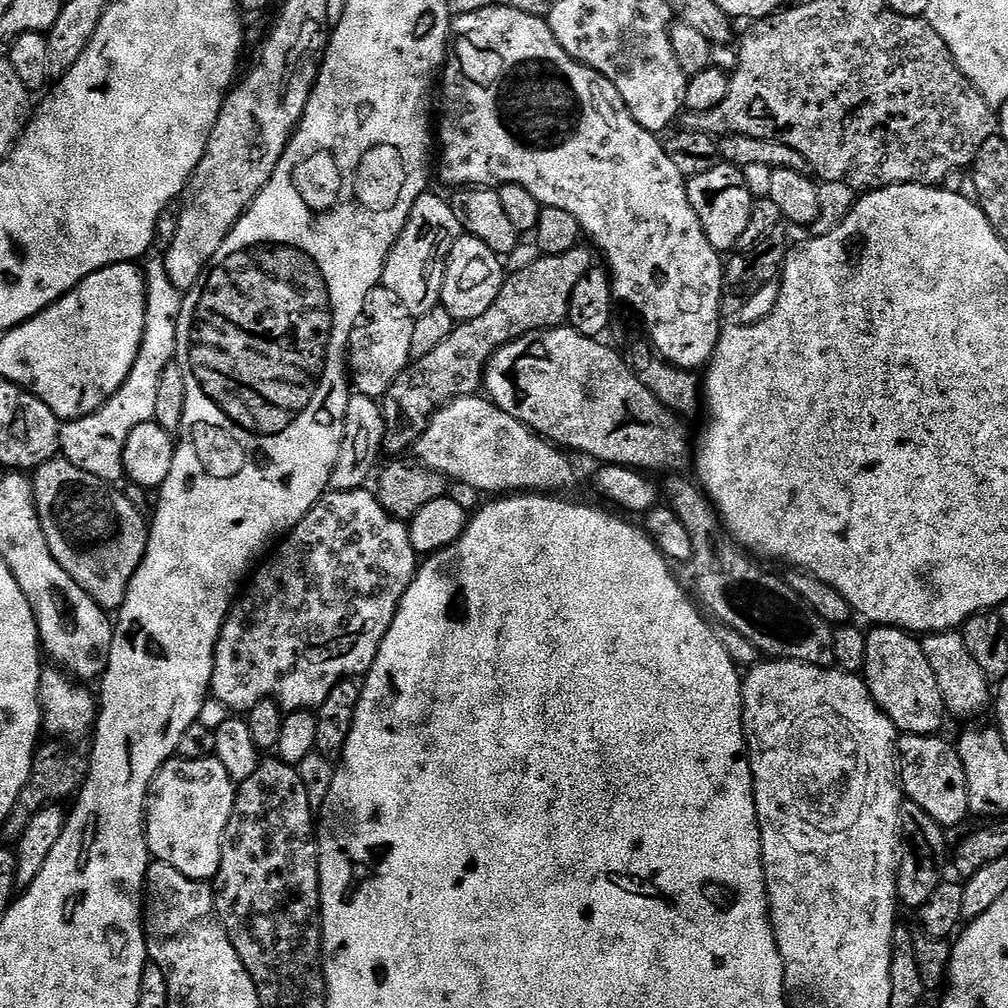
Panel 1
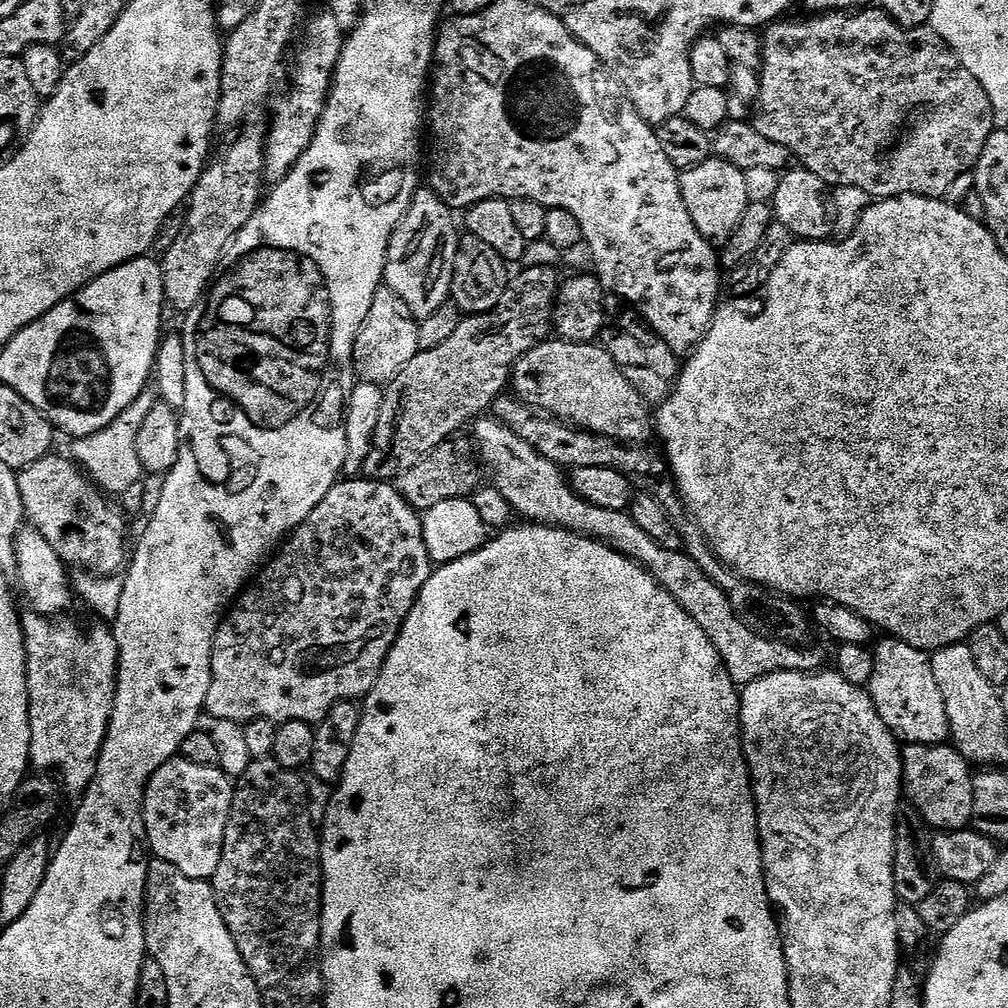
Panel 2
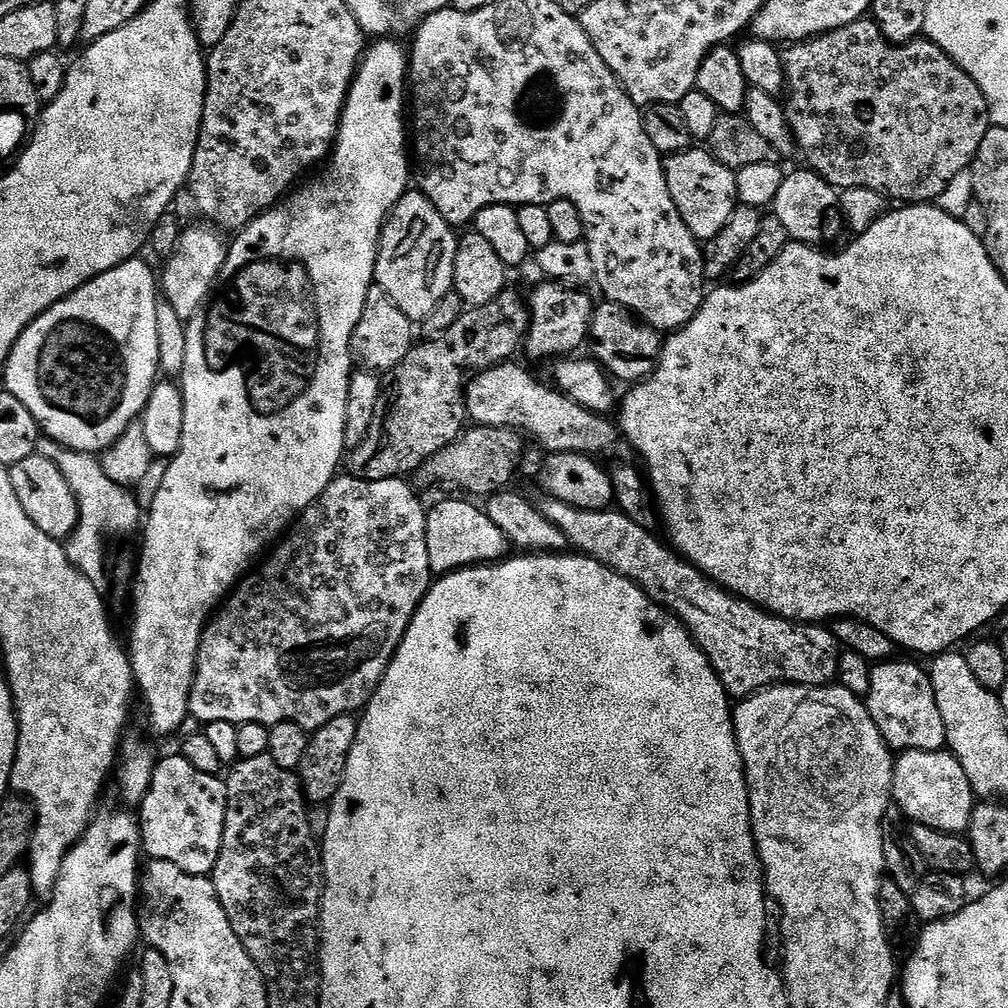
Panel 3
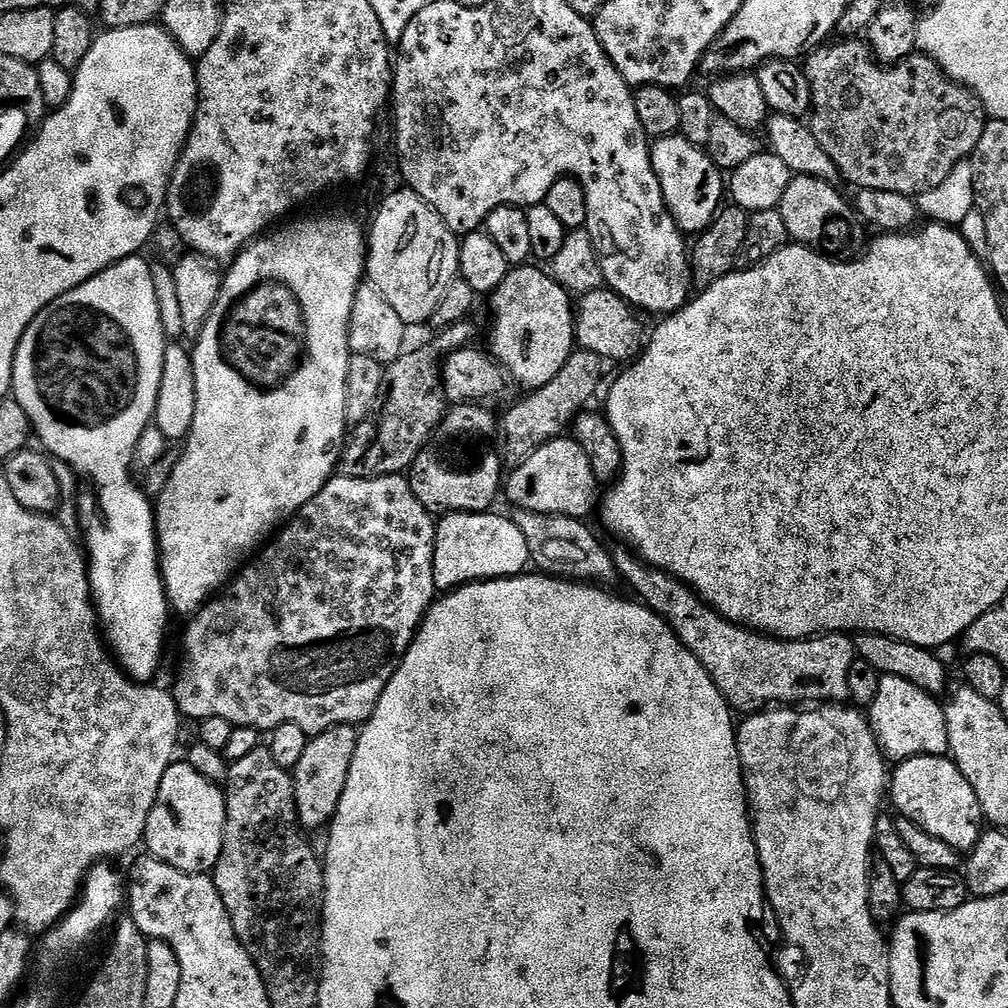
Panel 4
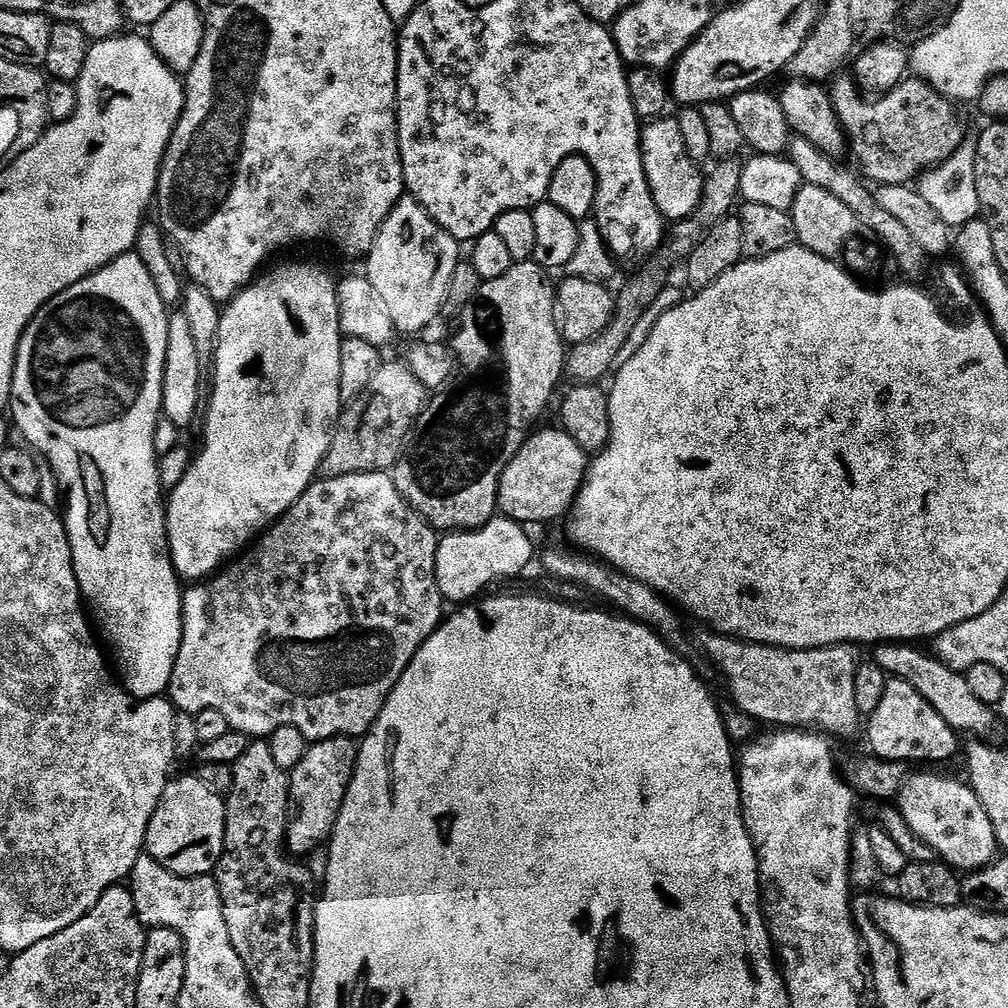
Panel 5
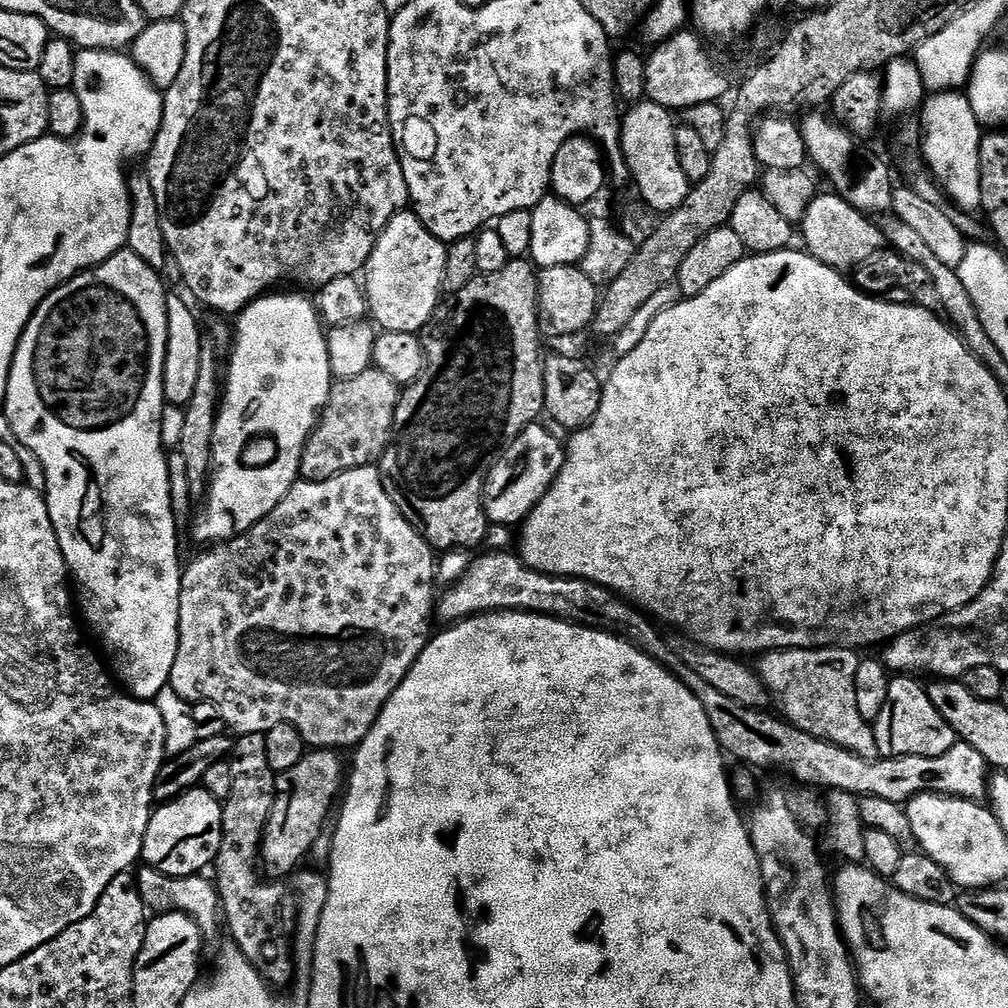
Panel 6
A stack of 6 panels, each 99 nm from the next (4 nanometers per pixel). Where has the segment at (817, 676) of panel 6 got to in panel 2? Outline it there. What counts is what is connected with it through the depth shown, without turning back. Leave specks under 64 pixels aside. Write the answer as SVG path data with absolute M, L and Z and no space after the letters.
M480 418L475 421L472 430L476 448L480 451L479 463L486 472L488 467L492 475L491 483L500 491L502 498L506 498L517 517L553 528L565 528L579 536L589 536L591 540L600 540L618 554L628 556L643 566L671 594L674 602L678 602L678 606L682 606L682 610L686 610L686 614L690 614L690 618L702 626L706 638L714 642L730 678L737 686L775 672L819 672L825 667L824 656L818 649L771 640L747 628L736 616L728 596L687 552L658 546L658 542L648 537L627 511L602 510L602 506L594 506L583 500L572 488L565 469L538 454L538 450L534 450L530 442L518 438L510 426L495 418Z

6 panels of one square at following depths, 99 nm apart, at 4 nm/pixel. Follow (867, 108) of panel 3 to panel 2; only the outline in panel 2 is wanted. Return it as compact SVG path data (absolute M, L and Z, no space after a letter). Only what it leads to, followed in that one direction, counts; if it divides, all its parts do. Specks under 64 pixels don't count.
M869 6L859 10L841 10L838 12L825 12L823 14L812 14L807 17L809 20L788 20L792 18L781 18L769 25L762 36L762 63L758 69L760 80L760 94L758 106L760 113L754 117L754 123L760 129L760 133L766 138L770 138L774 142L778 142L782 146L786 146L786 150L790 150L793 157L798 161L799 167L812 174L816 174L827 186L833 189L842 186L858 186L862 190L866 190L866 194L870 198L879 198L889 200L891 196L930 196L933 198L947 197L950 186L957 181L958 176L964 172L972 172L976 167L978 158L982 154L982 146L986 146L986 138L990 138L992 132L997 131L996 119L994 118L994 106L990 106L990 94L986 94L986 90L982 90L982 86L978 82L978 78L974 78L974 74L970 74L970 70L966 70L966 66L962 66L962 62L949 48L948 43L932 31L931 27L922 28L903 28L898 22L894 22L880 6Z

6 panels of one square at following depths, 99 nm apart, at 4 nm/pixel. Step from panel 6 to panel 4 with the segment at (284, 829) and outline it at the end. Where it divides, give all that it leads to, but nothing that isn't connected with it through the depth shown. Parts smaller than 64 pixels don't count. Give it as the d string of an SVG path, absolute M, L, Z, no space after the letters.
M339 724L309 739L298 766L291 769L296 818L301 828L313 830L331 825L342 790L346 790L346 778L350 778L350 762L354 762L359 737L360 733L353 725Z

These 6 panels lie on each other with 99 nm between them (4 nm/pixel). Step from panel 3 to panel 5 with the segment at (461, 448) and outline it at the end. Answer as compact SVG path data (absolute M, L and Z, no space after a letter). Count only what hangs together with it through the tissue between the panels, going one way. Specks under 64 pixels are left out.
M656 262L641 267L637 272L640 273L637 276L630 277L621 286L620 292L618 288L615 293L616 309L606 326L606 330L602 330L602 334L598 334L590 342L571 345L566 356L567 379L572 379L572 382L576 384L596 384L607 372L609 375L613 371L614 357L618 355L618 350L622 350L622 345L626 343L630 330L634 330L638 318L642 318L642 314L646 314L650 302L654 302L654 298L658 298L658 294L666 287L664 272L656 265Z

